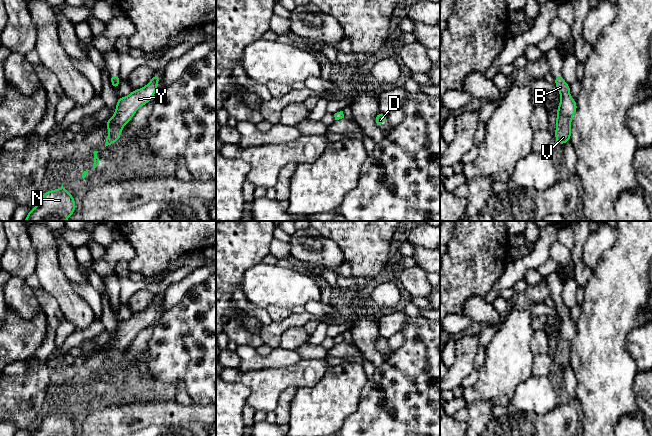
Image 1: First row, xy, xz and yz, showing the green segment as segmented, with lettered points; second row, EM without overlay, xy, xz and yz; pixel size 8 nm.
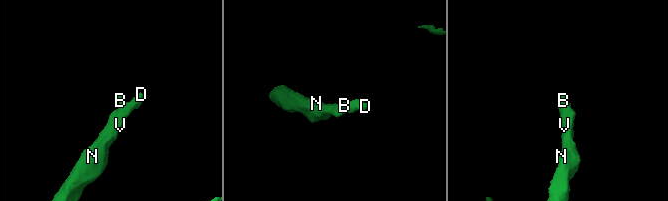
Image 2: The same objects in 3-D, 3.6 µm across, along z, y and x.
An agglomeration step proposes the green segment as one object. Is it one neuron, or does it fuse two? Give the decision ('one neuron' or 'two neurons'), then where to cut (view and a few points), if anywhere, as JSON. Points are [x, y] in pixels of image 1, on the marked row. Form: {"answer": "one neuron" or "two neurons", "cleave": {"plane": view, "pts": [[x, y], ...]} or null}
{"answer": "one neuron", "cleave": null}

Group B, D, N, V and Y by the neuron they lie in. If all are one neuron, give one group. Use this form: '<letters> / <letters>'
B D N V Y

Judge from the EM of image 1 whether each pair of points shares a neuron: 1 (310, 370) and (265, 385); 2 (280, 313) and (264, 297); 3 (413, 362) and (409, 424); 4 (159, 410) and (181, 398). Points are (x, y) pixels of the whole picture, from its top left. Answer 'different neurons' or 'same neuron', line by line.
1: same neuron
2: different neurons
3: same neuron
4: different neurons

